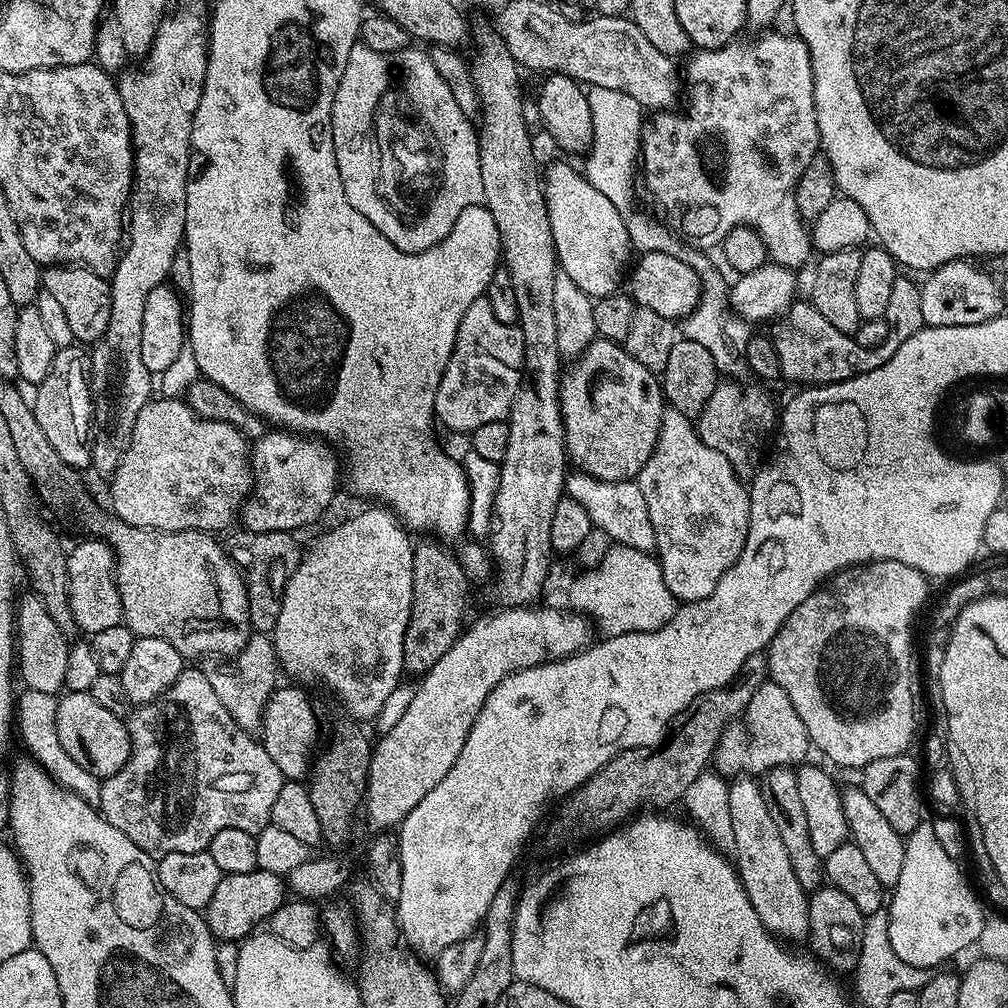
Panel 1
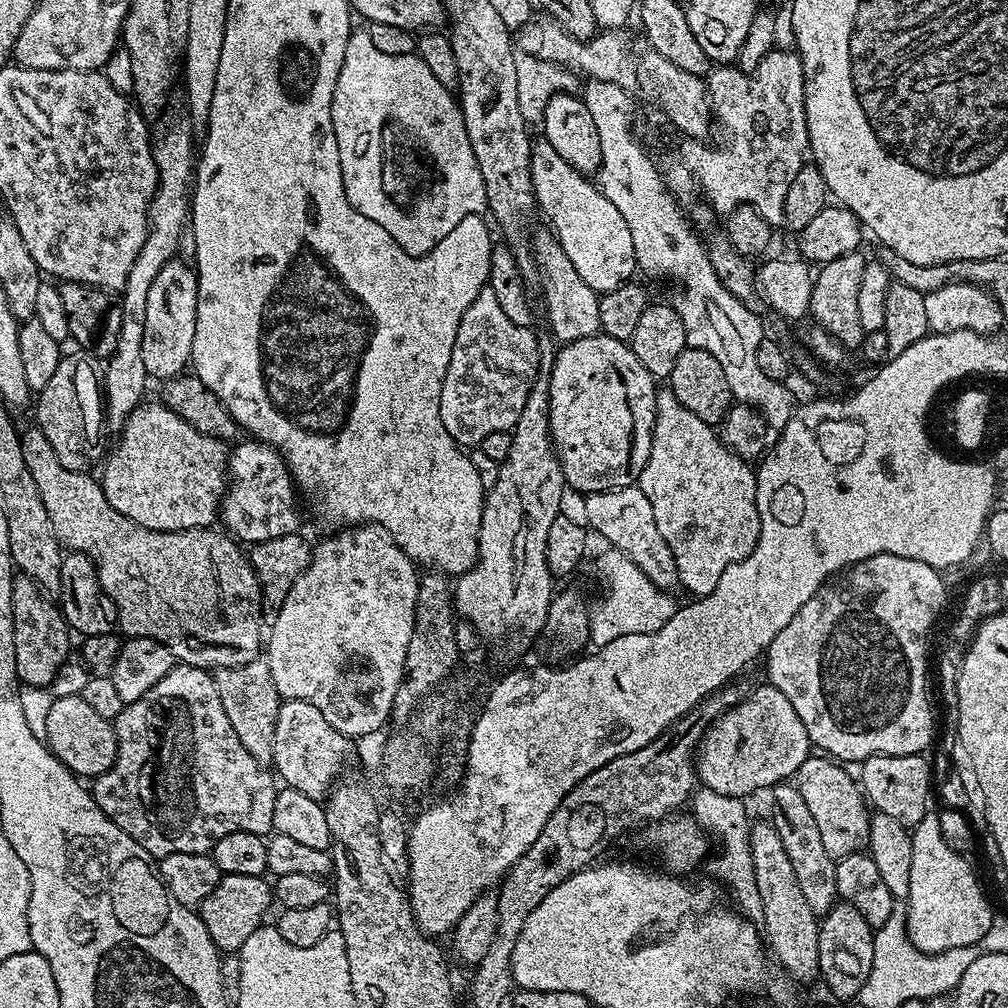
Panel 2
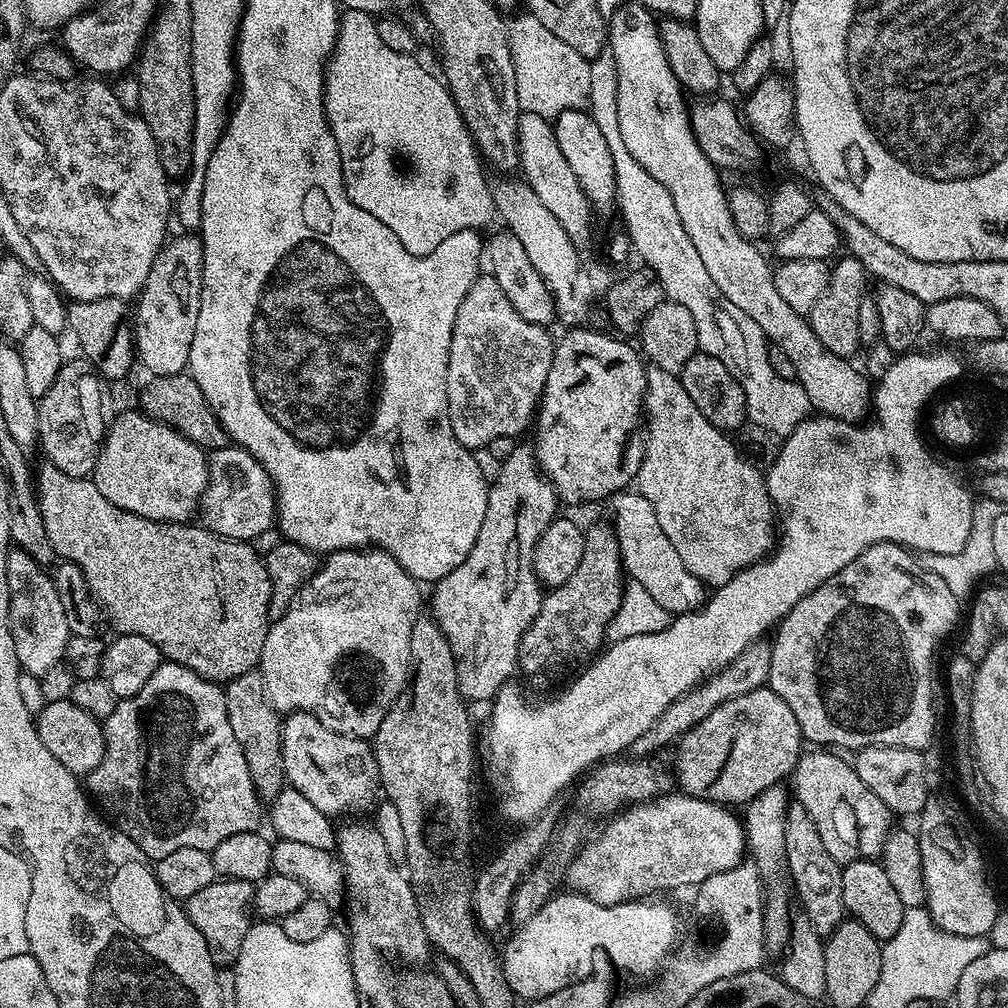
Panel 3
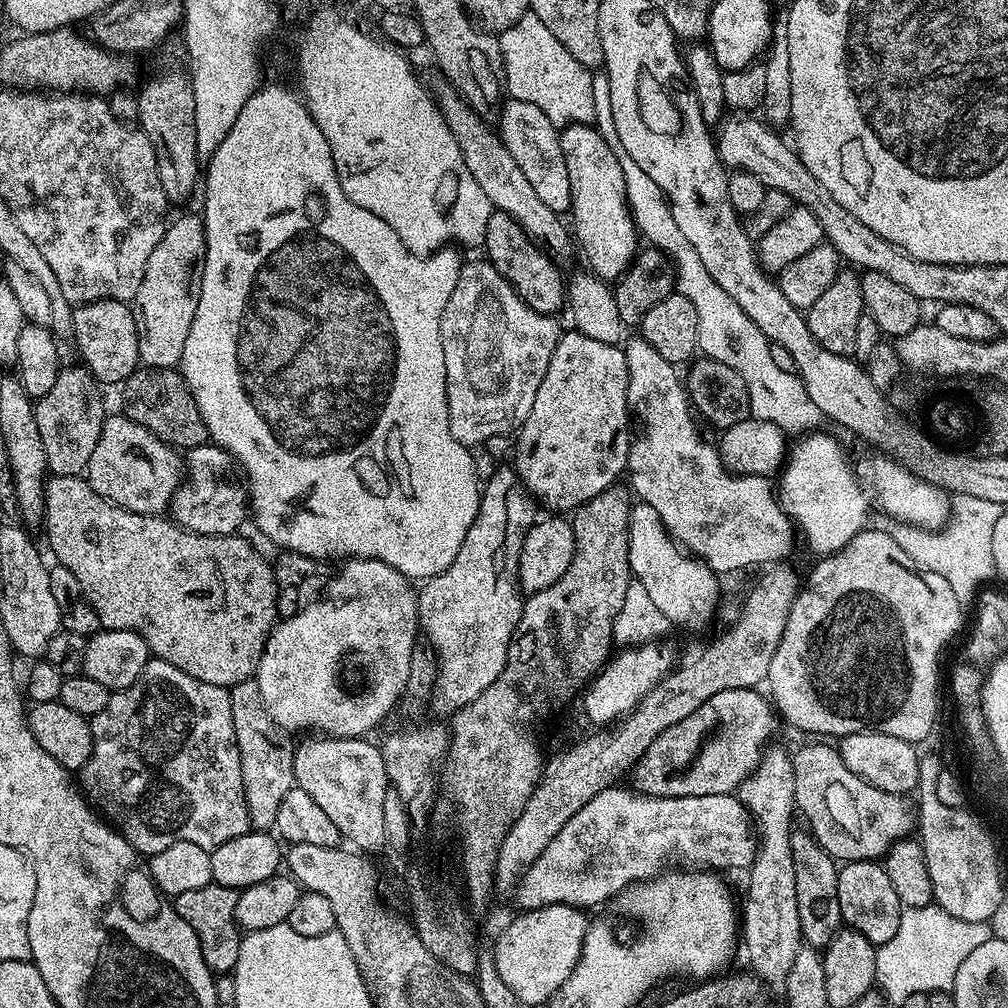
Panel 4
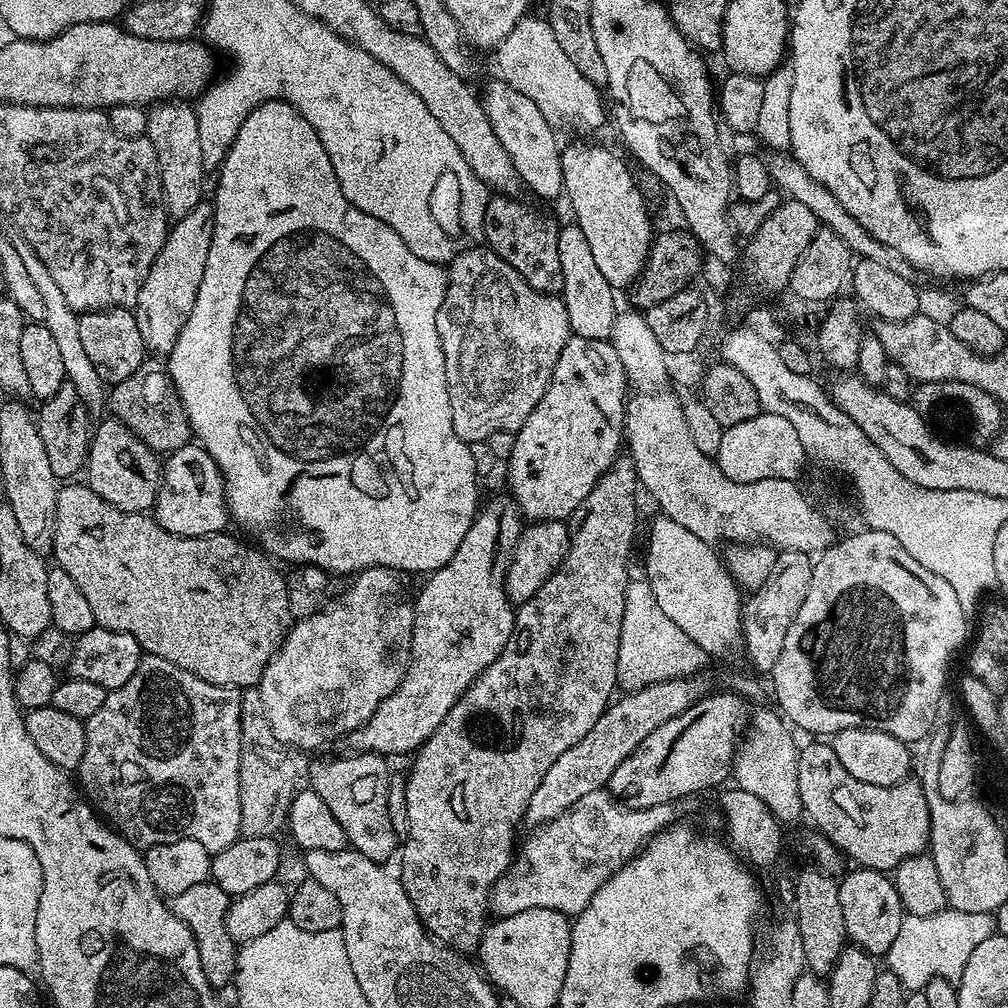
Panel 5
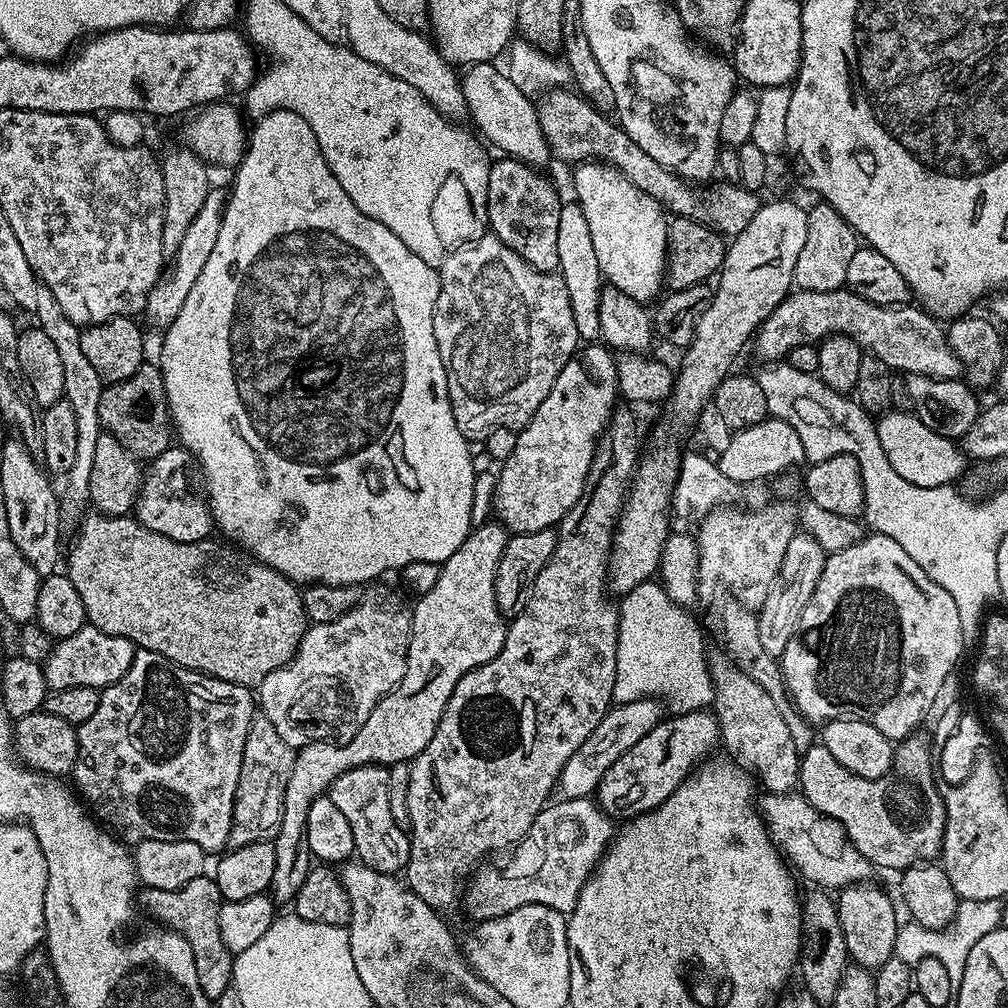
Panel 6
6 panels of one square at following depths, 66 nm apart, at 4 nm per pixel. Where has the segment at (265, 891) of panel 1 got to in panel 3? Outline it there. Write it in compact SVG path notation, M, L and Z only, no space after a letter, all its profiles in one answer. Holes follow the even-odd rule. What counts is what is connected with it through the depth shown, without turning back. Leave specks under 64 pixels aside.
M217 878L210 886L198 890L198 894L190 894L190 898L183 901L184 913L190 922L194 922L194 926L198 926L198 934L206 938L206 950L210 950L210 958L218 966L232 966L236 963L238 950L242 950L242 941L254 923L250 915L253 891L253 881Z

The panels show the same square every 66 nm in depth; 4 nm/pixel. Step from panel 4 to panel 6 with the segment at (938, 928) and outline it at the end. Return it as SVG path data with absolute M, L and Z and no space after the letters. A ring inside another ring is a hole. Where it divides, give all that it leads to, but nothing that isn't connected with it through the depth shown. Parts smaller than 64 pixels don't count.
M998 899L960 900L958 912L947 928L926 929L917 922L897 927L894 956L911 966L922 962L922 958L938 958L938 962L946 966L946 974L950 974L950 982L960 980L962 970L966 970L966 958L970 958L970 950L974 950L974 946L983 935L1001 927L1004 907L1003 901Z

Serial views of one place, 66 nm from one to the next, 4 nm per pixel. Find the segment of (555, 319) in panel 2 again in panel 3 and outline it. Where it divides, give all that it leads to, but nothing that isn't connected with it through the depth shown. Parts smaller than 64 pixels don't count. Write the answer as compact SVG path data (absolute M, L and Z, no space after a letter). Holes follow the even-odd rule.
M500 178L497 184L491 185L492 207L495 215L501 216L508 223L505 224L507 231L512 232L514 238L518 238L518 242L522 242L522 246L526 250L526 258L530 258L534 270L538 270L538 274L542 274L542 280L546 282L546 286L554 298L556 320L559 323L568 324L564 326L583 325L587 321L584 319L587 318L588 311L592 308L592 276L584 269L584 260L580 257L581 249L572 241L570 234L566 234L566 230L562 230L562 222L558 222L558 218L554 218L554 214L550 214L548 207L538 199L538 194L534 194L531 186L520 178L508 179L512 178Z

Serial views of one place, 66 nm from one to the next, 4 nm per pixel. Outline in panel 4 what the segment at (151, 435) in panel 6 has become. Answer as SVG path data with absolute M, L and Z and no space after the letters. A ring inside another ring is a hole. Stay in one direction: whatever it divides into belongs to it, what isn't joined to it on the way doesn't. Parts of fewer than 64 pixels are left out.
M145 367L137 370L124 381L122 391L123 415L138 422L140 426L146 426L146 430L150 430L160 440L180 450L207 443L209 434L205 420L186 386L184 376L177 369Z

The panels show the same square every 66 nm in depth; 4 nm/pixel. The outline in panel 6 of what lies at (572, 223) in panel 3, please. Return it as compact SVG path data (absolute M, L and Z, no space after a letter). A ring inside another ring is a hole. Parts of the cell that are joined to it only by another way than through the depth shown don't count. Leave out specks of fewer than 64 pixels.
M489 62L487 64L474 64L467 69L468 73L463 73L460 86L462 94L466 98L466 106L468 107L468 120L471 123L476 123L476 128L497 148L497 153L503 154L505 157L513 160L520 160L524 164L533 166L544 166L547 160L550 160L550 153L548 150L548 143L542 134L542 128L538 122L536 109L537 105L534 103L533 97L527 96L514 86L507 74L507 71L496 69L495 63Z

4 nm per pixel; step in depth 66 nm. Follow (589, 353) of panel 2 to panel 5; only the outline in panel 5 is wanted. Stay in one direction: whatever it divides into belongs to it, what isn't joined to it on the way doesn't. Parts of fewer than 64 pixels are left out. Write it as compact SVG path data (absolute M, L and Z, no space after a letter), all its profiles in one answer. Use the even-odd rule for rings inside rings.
M569 335L562 354L558 354L558 366L534 410L516 432L514 450L506 462L508 488L521 517L529 521L562 520L578 510L582 498L594 490L598 478L621 455L624 438L624 406L626 403L626 377L618 359L618 350L608 340L595 340Z

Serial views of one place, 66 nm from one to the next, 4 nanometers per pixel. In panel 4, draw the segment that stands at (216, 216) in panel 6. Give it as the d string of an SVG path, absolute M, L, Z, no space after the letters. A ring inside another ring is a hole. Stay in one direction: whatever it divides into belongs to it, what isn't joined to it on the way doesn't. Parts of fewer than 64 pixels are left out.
M199 215L180 216L174 220L165 227L162 242L154 246L154 251L146 262L146 273L142 276L142 283L138 286L138 293L132 301L135 326L138 330L140 361L145 367L150 368L175 369L179 365L186 338L190 334L190 326L194 322L194 314L198 314L200 279L204 273L204 256L208 252L204 221Z

